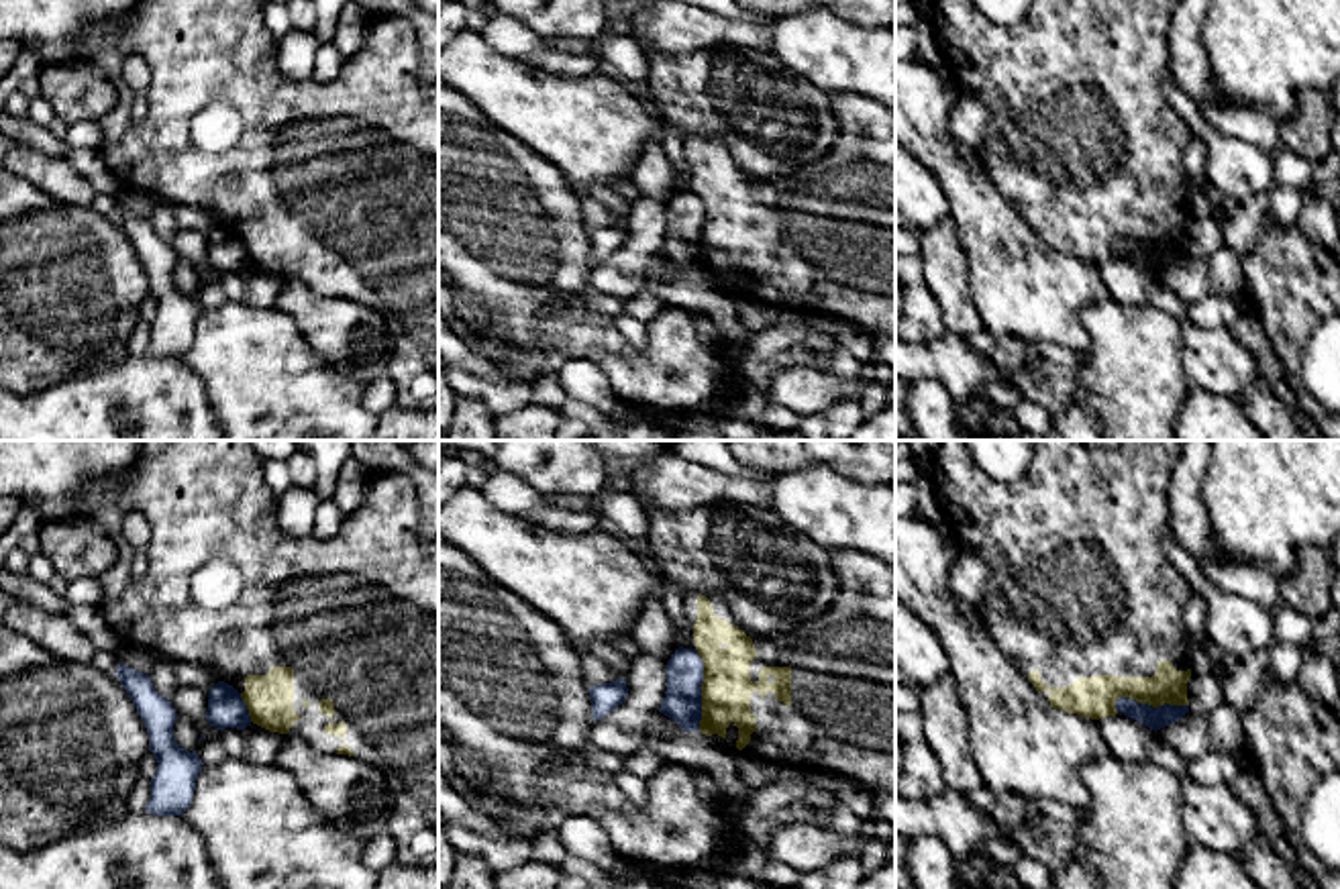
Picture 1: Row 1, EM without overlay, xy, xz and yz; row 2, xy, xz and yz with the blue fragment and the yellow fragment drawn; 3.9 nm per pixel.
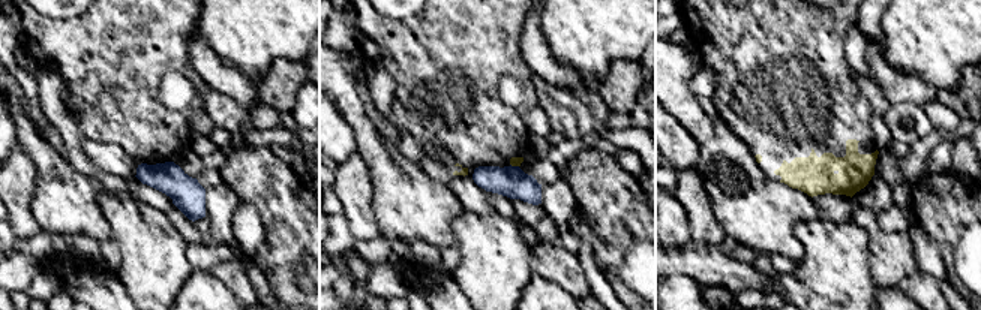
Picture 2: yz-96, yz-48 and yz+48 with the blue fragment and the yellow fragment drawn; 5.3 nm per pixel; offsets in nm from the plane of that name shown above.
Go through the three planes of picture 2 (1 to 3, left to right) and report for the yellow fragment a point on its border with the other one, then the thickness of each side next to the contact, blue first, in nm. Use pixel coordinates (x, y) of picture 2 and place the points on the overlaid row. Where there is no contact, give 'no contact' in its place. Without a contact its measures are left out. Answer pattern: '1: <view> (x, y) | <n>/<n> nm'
1: no contact
2: yz-48 (515, 166) | 170/50 nm
3: no contact

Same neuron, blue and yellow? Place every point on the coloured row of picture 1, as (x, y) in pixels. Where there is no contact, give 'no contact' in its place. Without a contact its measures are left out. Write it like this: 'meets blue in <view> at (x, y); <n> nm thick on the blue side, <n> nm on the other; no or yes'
meets blue in yz at (1151, 706); 90 nm thick on the blue side, 160 nm on the other; no

